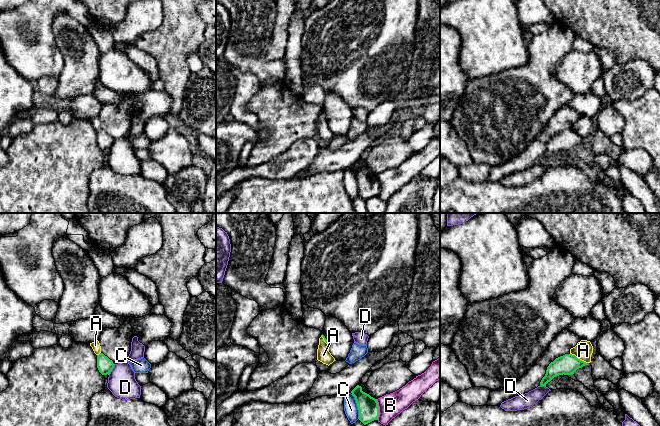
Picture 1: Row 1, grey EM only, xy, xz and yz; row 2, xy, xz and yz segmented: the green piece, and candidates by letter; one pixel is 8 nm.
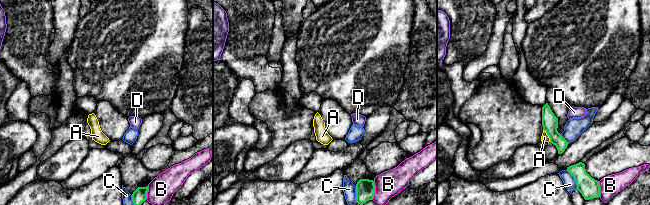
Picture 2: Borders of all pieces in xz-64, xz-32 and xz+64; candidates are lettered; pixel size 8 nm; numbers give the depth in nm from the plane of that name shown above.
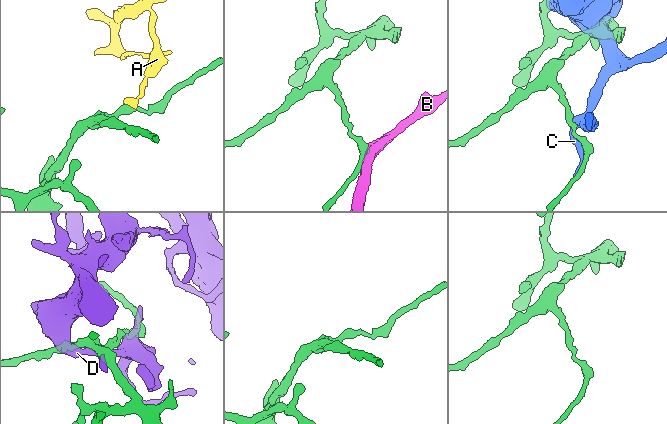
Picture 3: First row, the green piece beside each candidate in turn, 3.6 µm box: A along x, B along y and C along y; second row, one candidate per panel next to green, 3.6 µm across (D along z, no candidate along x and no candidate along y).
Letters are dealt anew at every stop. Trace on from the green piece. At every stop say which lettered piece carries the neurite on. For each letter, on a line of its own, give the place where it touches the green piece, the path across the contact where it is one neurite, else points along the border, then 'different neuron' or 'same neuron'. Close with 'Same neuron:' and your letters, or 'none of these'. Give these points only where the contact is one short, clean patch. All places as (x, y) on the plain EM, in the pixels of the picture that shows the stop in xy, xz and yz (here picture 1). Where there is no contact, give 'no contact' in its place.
A: meets green in yz at (577, 134); border along yz (570, 129), (586, 139); different neuron
B: meets green in xz at (378, 185); different neuron
C: meets green in xz at (357, 181); different neuron
D: meets green in xy at (112, 144); different neuron
Same neuron: none of these

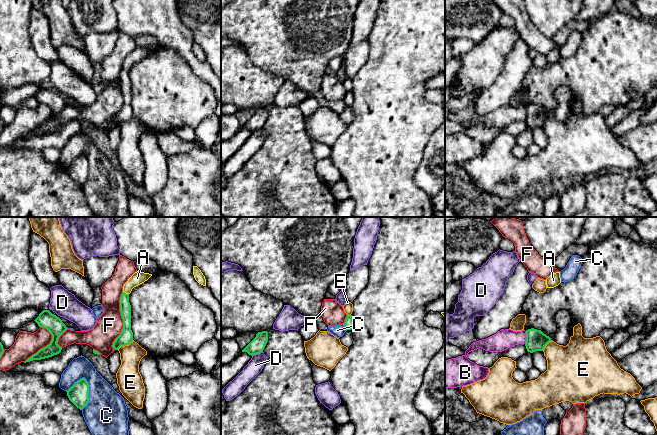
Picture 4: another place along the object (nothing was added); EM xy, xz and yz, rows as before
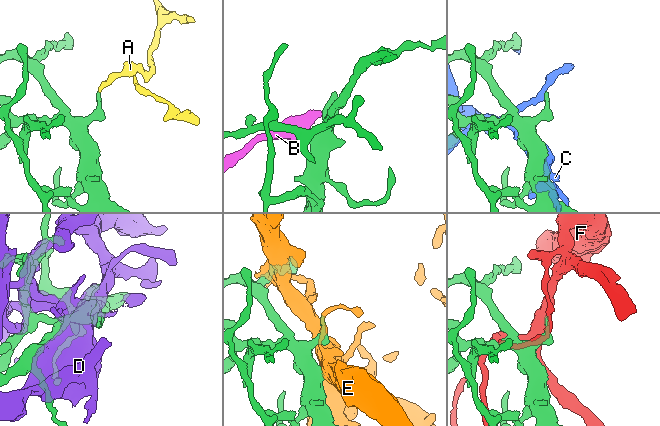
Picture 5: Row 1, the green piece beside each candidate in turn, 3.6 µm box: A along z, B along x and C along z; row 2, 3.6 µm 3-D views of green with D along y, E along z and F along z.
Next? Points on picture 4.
A: meets green in xy at (125, 69); runs through xy (125, 84), (125, 69), (127, 64), (137, 54); same neuron
B: meets green in yz at (526, 113); different neuron
C: meets green in xy at (88, 169); different neuron
D: meets green in xz at (257, 129); different neuron
E: meets green in xy at (125, 120); different neuron
F: meets green in xy at (123, 96); different neuron
Same neuron: A

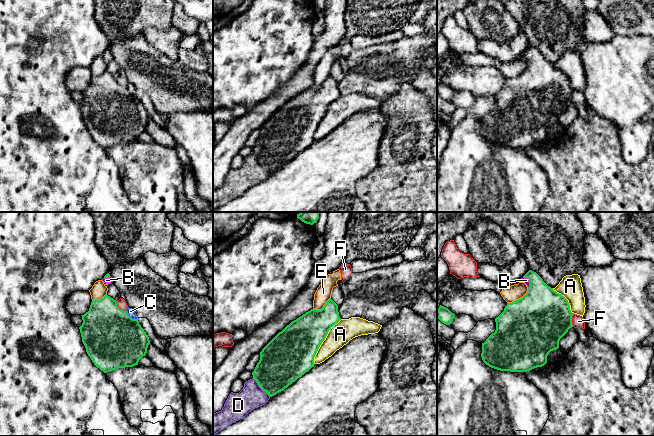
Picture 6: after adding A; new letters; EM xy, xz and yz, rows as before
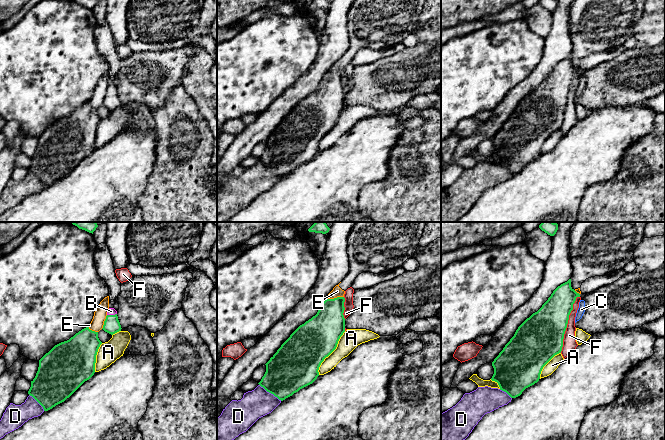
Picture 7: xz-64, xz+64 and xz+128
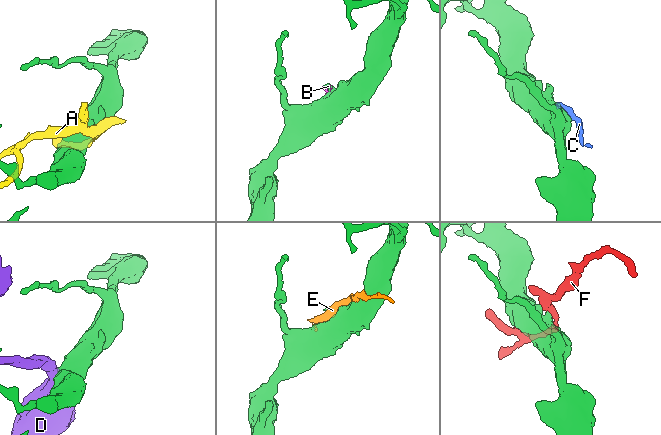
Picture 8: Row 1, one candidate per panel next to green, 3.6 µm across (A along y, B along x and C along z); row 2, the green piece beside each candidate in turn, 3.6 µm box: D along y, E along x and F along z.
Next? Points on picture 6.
A: meets green in xz at (323, 116); different neuron
B: meets green in yz at (530, 57); runs through yz (541, 86), (539, 68), (530, 57), (526, 56); same neuron
C: meets green in xy at (130, 93); different neuron
D: meets green in xz at (260, 163); different neuron
E: meets green in yz at (518, 75); different neuron
F: meets green in yz at (571, 96); different neuron
Same neuron: B

